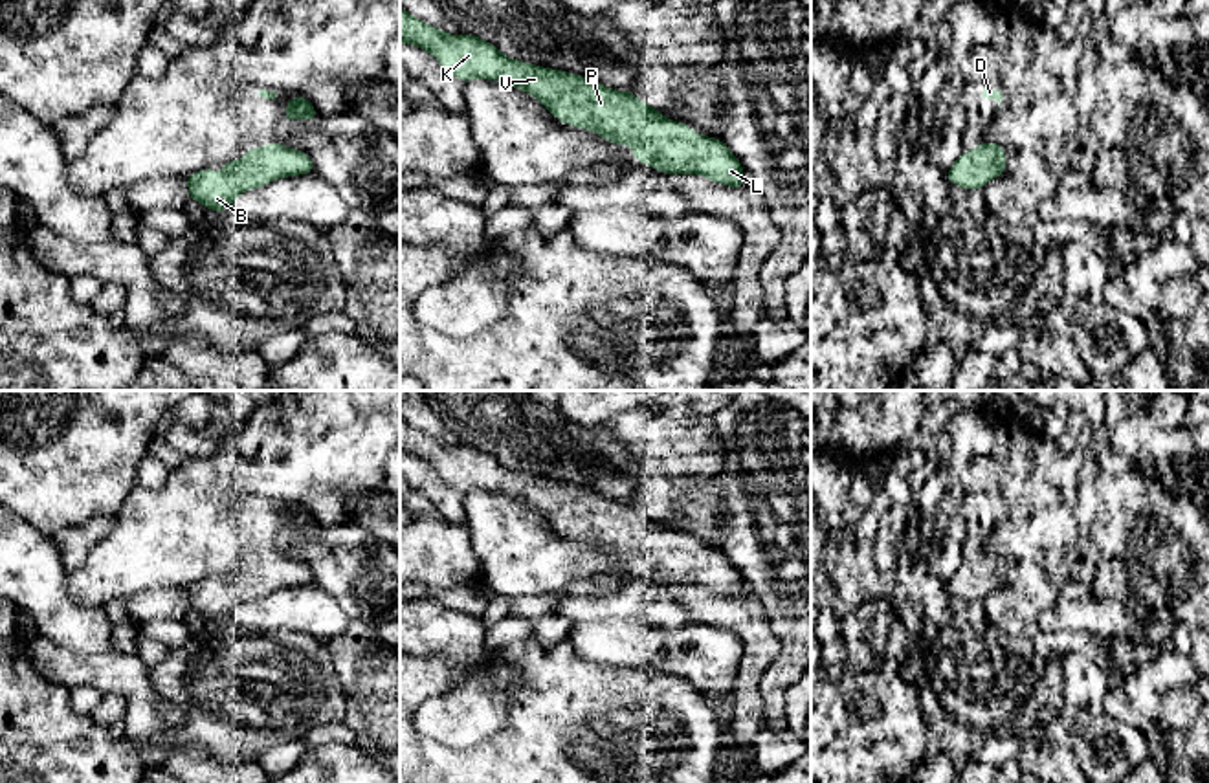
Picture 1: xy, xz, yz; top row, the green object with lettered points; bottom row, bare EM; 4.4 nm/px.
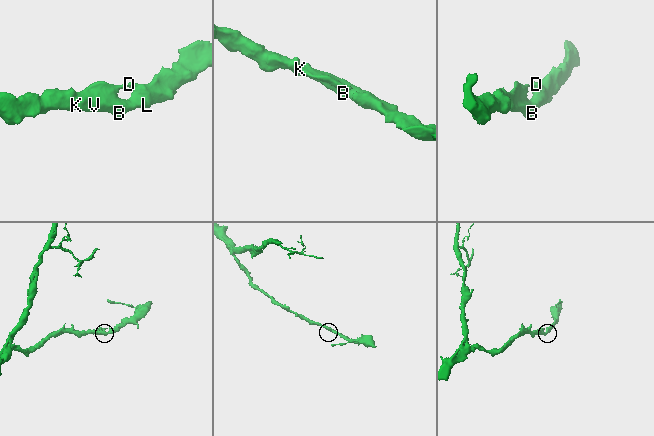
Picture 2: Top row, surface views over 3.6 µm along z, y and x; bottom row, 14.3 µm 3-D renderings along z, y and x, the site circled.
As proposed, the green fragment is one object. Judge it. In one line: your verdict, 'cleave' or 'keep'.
keep

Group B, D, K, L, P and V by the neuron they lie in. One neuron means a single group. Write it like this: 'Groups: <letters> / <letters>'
Groups: B D K L P V

